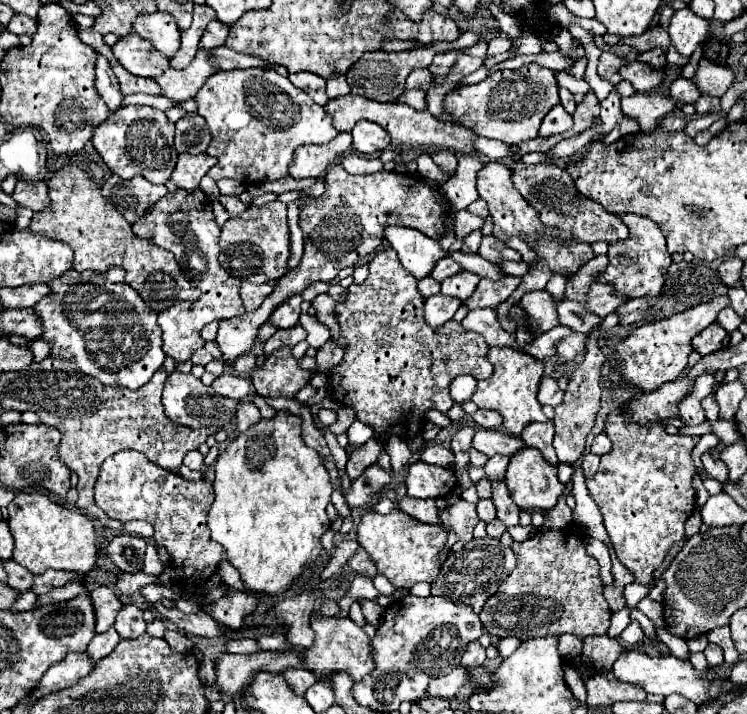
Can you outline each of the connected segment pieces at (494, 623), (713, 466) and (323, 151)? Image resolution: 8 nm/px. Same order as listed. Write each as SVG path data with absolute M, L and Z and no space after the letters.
M569 524L567 528L555 532L537 532L525 542L513 542L511 550L517 558L517 568L507 576L507 580L499 586L495 596L489 596L481 610L481 622L487 634L497 638L515 636L519 640L545 638L545 636L561 636L573 634L577 638L585 638L591 634L607 634L611 610L603 598L603 584L599 578L599 562L585 552L585 542L581 538L581 528L577 524Z
M705 454L705 470L707 470L707 474L709 474L711 478L715 478L715 480L725 482L725 478L727 478L727 466L725 466L725 462L713 460L711 454Z
M339 132L339 136L335 136L335 140L323 144L323 146L303 144L295 150L289 174L293 178L319 178L349 146L351 146L349 132Z

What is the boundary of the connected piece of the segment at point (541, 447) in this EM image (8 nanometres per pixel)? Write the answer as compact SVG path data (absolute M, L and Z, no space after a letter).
M551 420L547 422L531 422L527 424L527 428L521 432L521 438L535 446L551 464L559 464L557 456L555 456L555 450L553 450L553 432L555 432L555 426Z

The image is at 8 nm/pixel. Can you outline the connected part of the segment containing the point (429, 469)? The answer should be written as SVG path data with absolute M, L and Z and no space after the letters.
M415 462L409 468L407 494L413 498L439 498L455 488L455 474L451 468L441 468L427 462Z

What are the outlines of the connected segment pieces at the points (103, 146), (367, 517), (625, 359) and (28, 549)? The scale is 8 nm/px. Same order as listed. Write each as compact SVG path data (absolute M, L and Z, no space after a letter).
M125 106L111 112L111 116L95 128L91 142L113 174L125 180L139 174L153 184L165 184L177 162L173 136L175 124L167 120L165 112L149 106Z
M393 510L389 514L379 512L365 512L359 528L357 528L357 542L373 560L377 574L383 574L395 588L413 588L417 582L433 582L439 574L437 556L445 548L447 532L437 524L423 524L411 518L401 510Z
M715 296L715 300L697 304L687 312L635 328L623 342L617 344L617 362L623 376L645 392L651 392L661 384L675 380L681 374L681 370L687 366L687 356L693 350L691 348L693 336L697 336L703 328L713 324L719 310L723 310L725 306L729 306L727 296Z
M17 492L7 506L9 530L15 540L13 560L33 574L43 574L47 568L89 572L95 568L95 528L93 522L79 510L67 510L39 492Z

